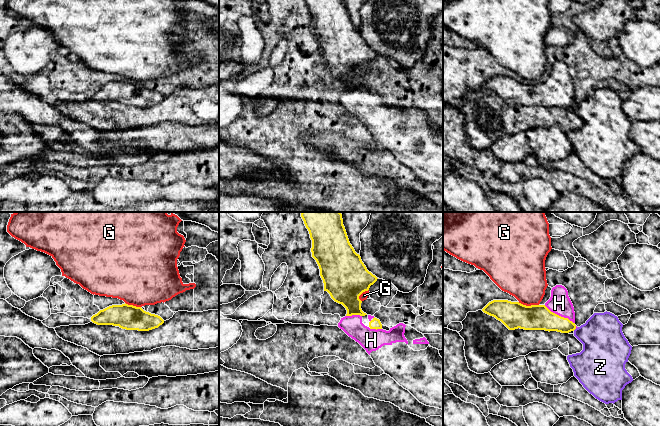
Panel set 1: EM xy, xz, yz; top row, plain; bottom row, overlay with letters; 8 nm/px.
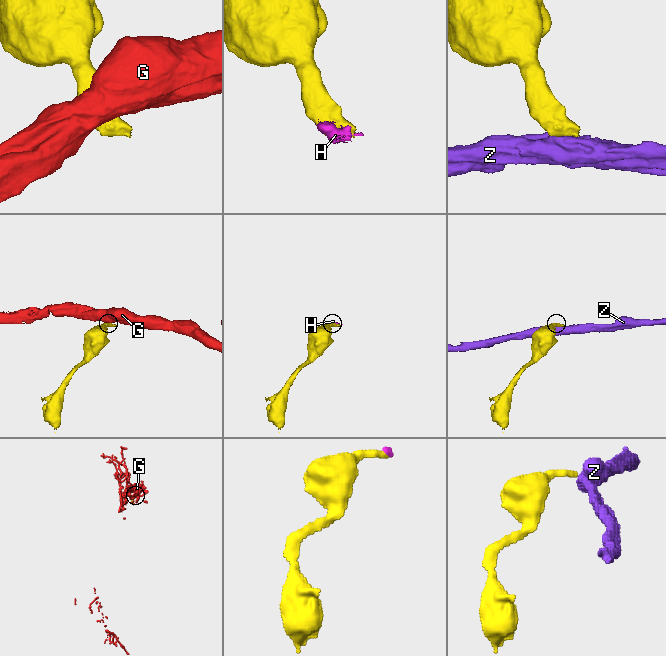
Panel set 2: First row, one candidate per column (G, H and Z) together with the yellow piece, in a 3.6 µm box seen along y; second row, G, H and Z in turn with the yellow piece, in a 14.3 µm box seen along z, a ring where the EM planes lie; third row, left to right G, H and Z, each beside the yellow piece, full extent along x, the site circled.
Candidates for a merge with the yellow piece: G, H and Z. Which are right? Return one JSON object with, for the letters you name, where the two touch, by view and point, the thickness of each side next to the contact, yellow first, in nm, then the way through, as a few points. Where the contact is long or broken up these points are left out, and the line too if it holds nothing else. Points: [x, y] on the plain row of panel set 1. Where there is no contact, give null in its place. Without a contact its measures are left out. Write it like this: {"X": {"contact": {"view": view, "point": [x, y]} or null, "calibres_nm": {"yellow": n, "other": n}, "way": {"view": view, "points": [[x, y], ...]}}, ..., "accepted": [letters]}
{"H": {"contact": {"view": "yz", "point": [558, 91]}, "calibres_nm": {"yellow": 200, "other": 180}}, "accepted": ["H"]}

